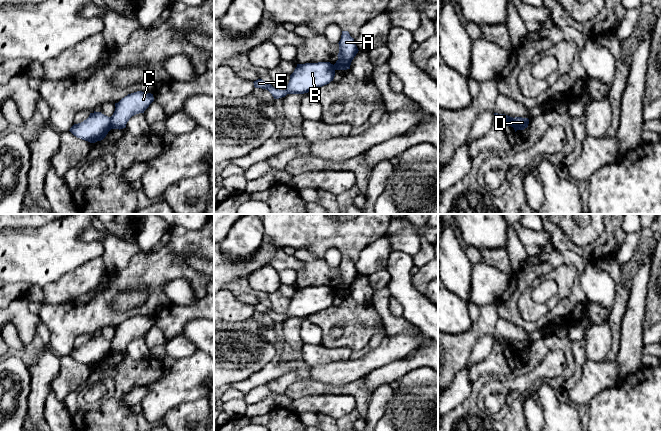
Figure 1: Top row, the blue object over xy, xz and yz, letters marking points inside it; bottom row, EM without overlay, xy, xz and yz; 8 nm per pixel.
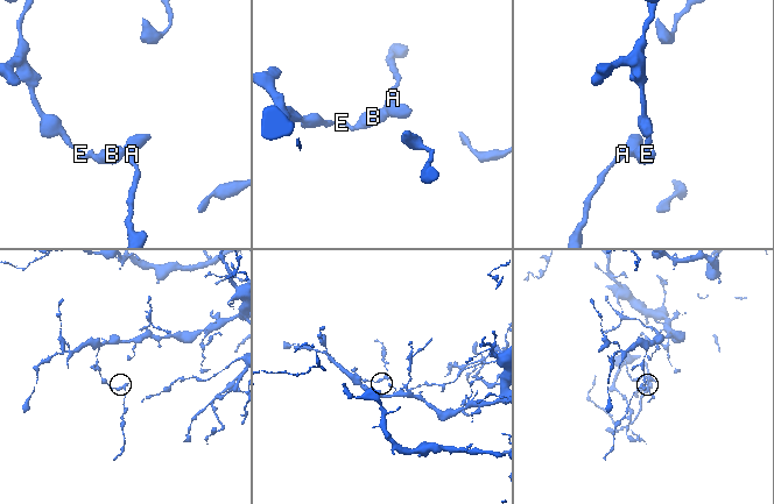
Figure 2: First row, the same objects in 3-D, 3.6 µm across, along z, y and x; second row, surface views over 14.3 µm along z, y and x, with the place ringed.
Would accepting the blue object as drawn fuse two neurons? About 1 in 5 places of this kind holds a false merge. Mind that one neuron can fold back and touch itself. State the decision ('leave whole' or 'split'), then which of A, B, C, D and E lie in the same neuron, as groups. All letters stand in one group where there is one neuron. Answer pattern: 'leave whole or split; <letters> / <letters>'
split; A C / B D E

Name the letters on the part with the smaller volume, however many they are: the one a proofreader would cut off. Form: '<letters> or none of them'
A, C

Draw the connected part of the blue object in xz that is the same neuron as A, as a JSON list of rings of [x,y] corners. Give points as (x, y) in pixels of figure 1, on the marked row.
[[[342,31],[341,39],[338,44],[338,60],[334,64],[334,68],[335,70],[350,69],[351,62],[359,51],[354,38],[350,36],[348,31]]]

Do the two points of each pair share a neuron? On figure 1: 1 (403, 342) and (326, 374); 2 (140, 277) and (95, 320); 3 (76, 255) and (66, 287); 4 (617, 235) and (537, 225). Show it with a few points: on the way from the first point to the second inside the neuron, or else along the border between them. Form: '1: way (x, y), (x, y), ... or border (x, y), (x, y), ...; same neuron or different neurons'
1: way (384, 354), (358, 369), (345, 371); same neuron
2: way (153, 293), (153, 299), (142, 310), (116, 317); same neuron
3: border (92, 259), (64, 273), (51, 283); different neurons
4: border (542, 224), (543, 230); different neurons

